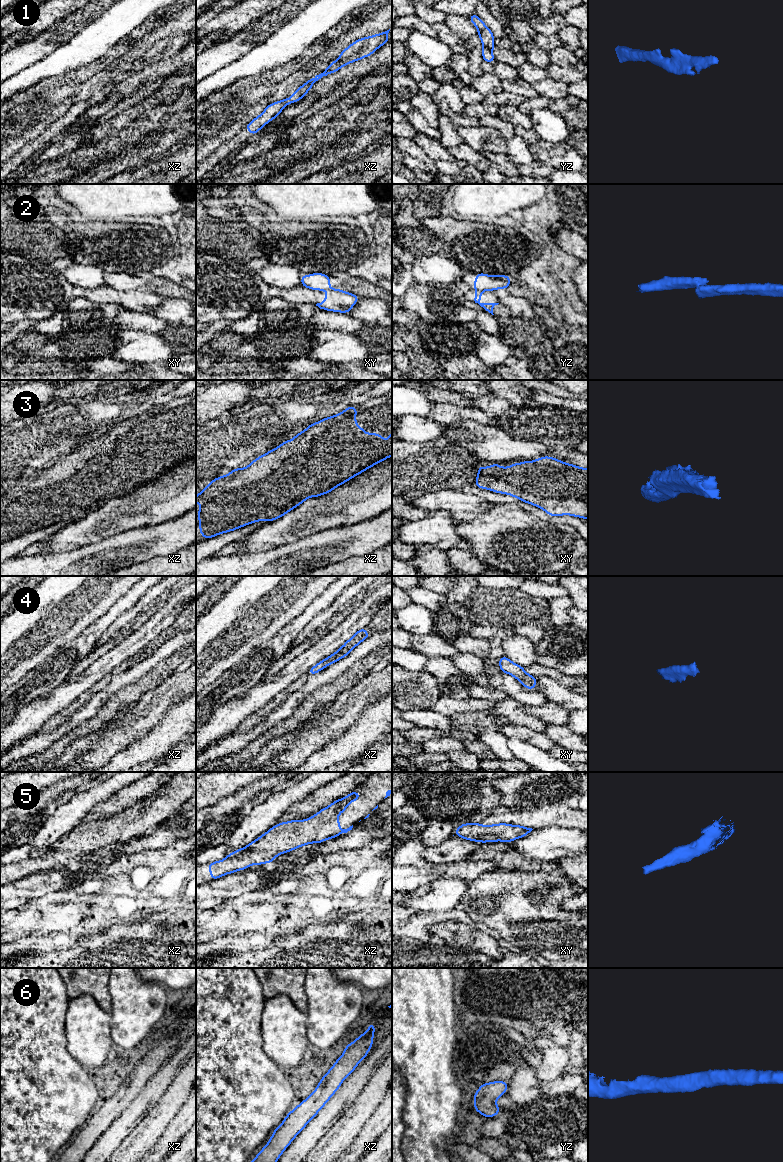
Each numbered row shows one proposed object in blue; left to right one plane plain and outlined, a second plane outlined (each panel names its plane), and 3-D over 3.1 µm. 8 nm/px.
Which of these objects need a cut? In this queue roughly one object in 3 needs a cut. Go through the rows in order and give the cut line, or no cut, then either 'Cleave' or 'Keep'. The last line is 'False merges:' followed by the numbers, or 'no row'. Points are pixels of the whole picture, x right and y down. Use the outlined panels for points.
1: No split. Keep
2: Split along yz (476, 289), (481, 291). Cleave
3: No split. Keep
4: No split. Keep
5: No split. Keep
6: No split. Keep
False merges: 2

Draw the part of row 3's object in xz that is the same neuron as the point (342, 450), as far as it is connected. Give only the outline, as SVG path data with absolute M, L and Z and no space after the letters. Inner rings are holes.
M346 407L336 415L321 419L308 425L291 440L257 457L245 468L232 469L231 473L212 479L196 496L196 503L202 506L197 510L200 534L204 539L215 537L221 533L234 531L257 521L274 521L295 509L310 497L319 497L330 493L366 469L392 456L392 433L384 443L381 434L366 433L356 422L358 407Z

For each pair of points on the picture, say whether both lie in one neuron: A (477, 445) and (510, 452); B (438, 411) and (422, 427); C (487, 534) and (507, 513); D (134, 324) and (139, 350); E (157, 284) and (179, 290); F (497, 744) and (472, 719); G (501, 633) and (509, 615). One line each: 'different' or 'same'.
A: same
B: different
C: same
D: different
E: same
F: same
G: different

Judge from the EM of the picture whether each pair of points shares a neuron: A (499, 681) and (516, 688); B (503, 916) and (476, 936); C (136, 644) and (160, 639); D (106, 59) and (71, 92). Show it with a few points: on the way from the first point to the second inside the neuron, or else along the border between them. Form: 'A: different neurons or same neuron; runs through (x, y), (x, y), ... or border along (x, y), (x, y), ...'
A: same neuron; runs through (503, 681), (512, 687)
B: different neurons; border along (469, 921), (474, 925)
C: different neurons; border along (149, 642), (130, 657)
D: different neurons; border along (101, 70), (97, 71), (86, 81), (58, 87)

